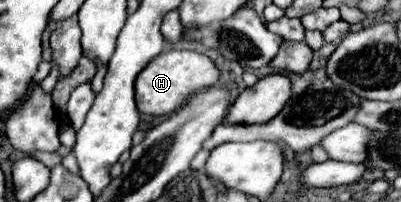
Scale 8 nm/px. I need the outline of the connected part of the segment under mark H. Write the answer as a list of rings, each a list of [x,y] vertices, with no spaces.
[[[186,49],[162,51],[136,77],[134,89],[136,89],[138,111],[148,115],[170,115],[190,95],[194,95],[200,89],[216,85],[216,81],[218,81],[218,69],[210,57],[196,51],[186,51]]]

